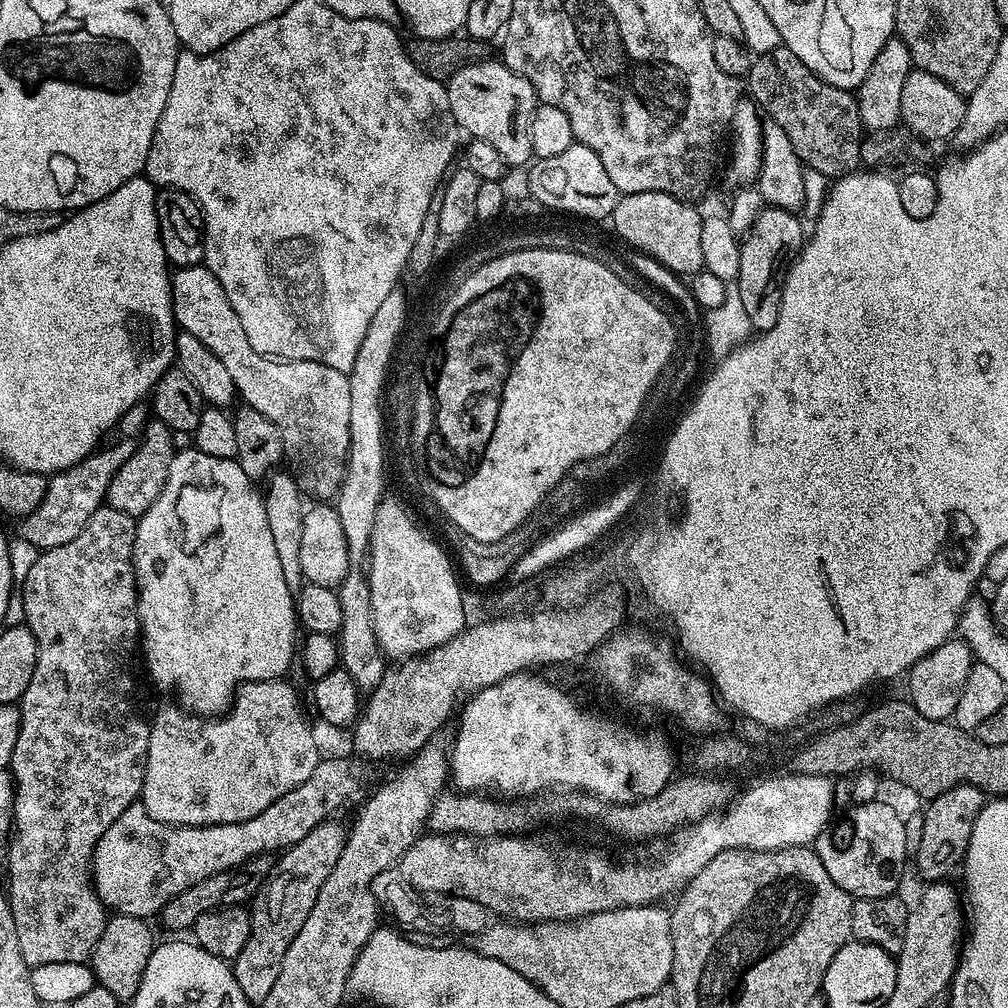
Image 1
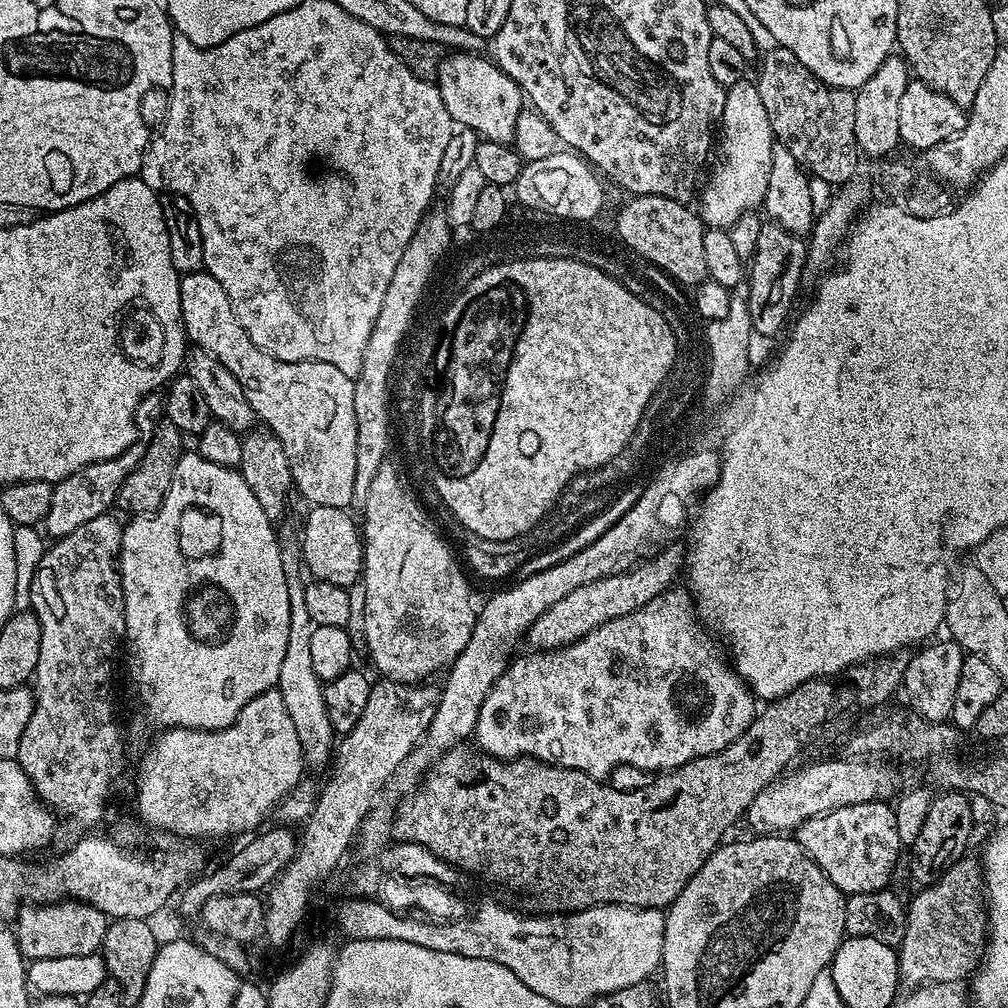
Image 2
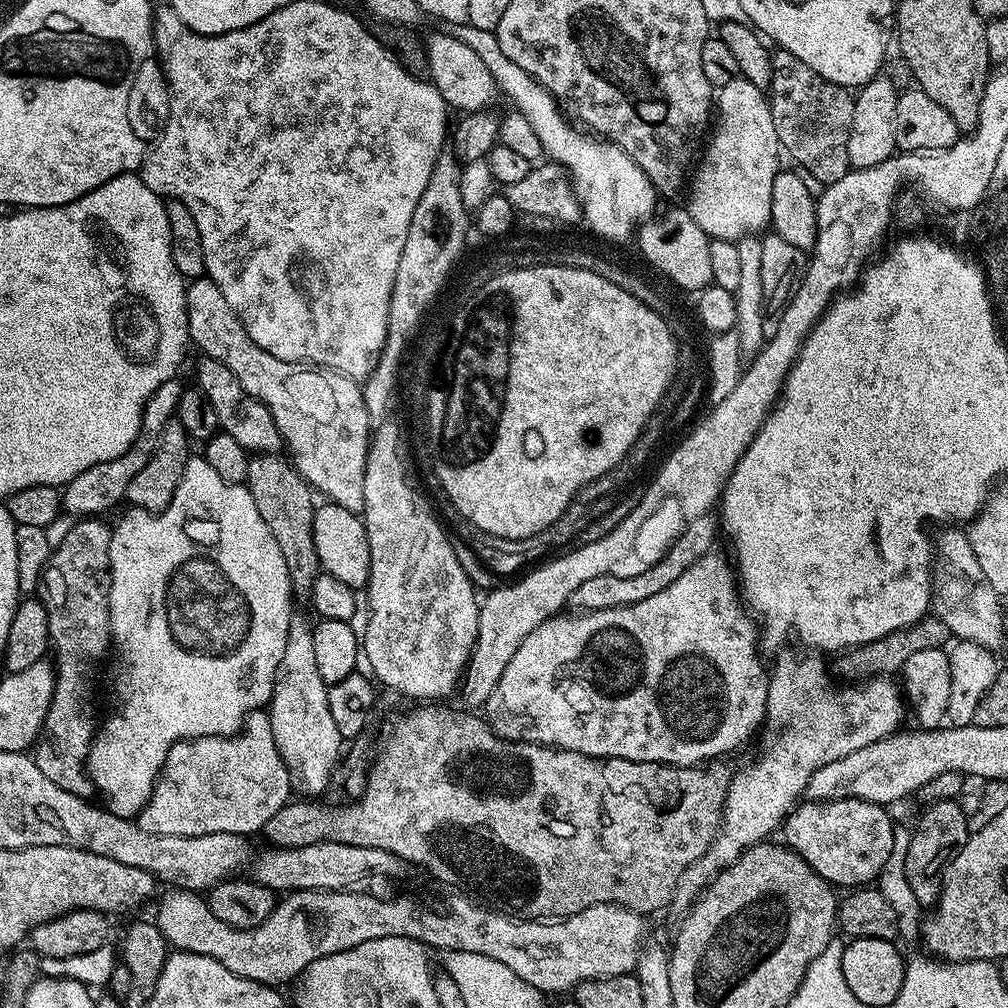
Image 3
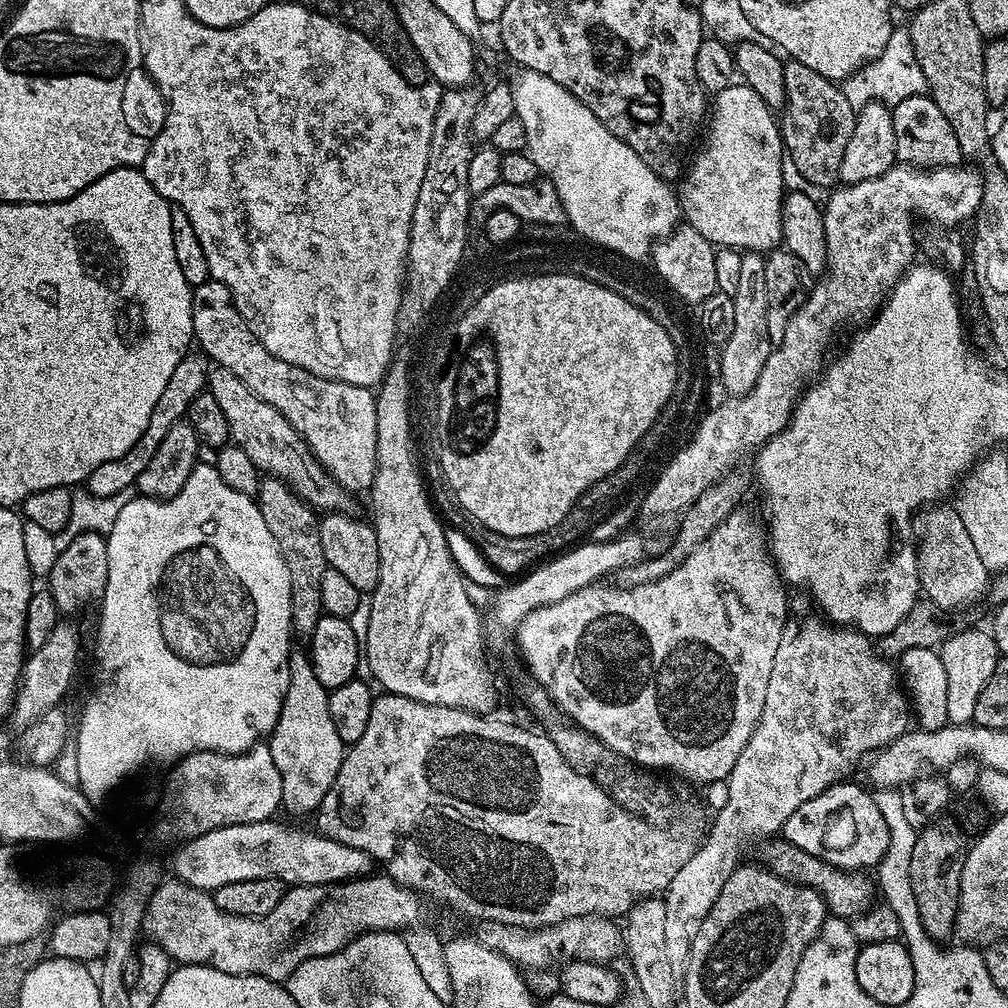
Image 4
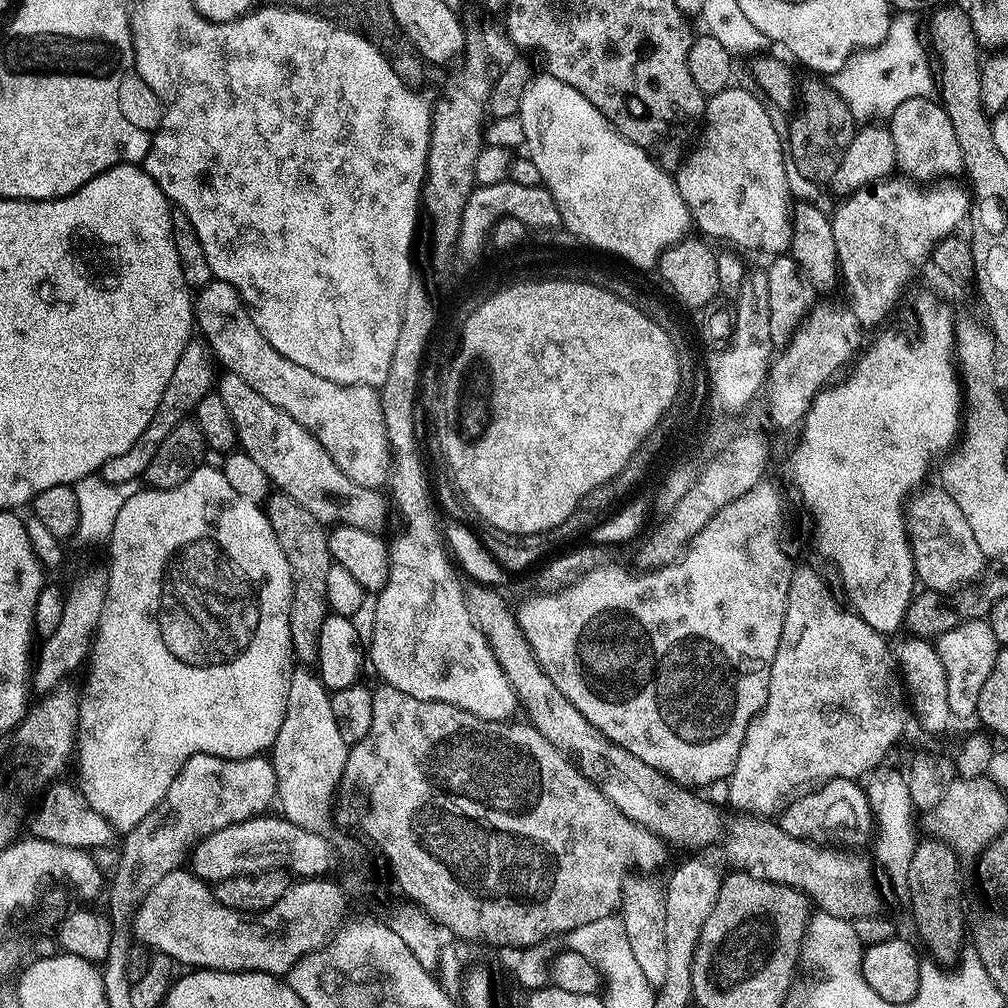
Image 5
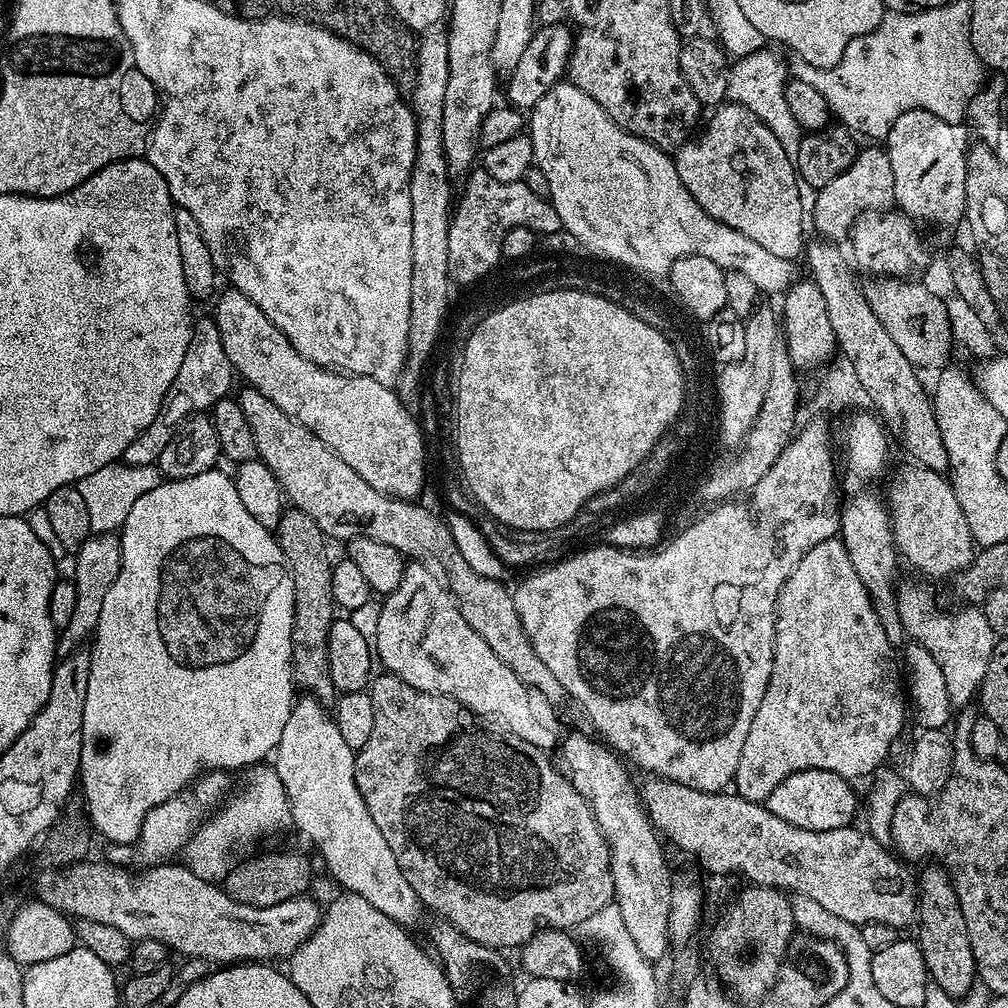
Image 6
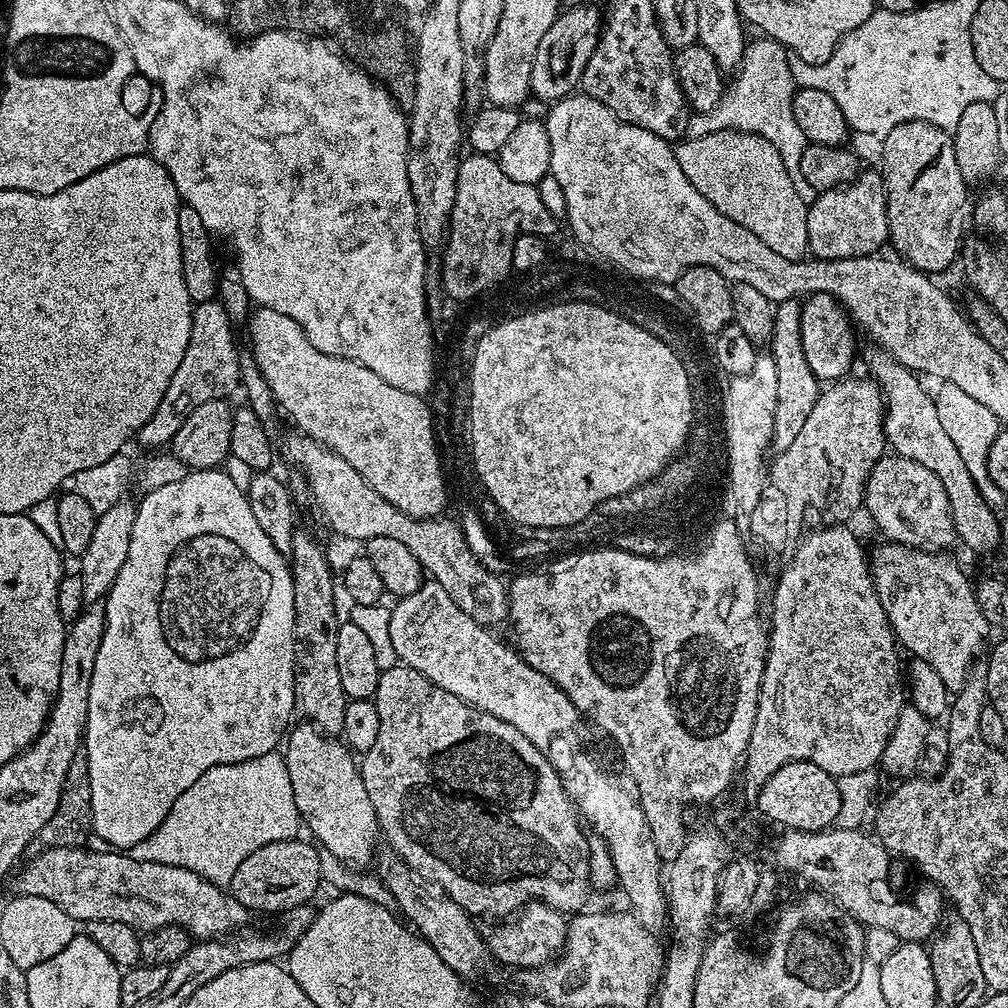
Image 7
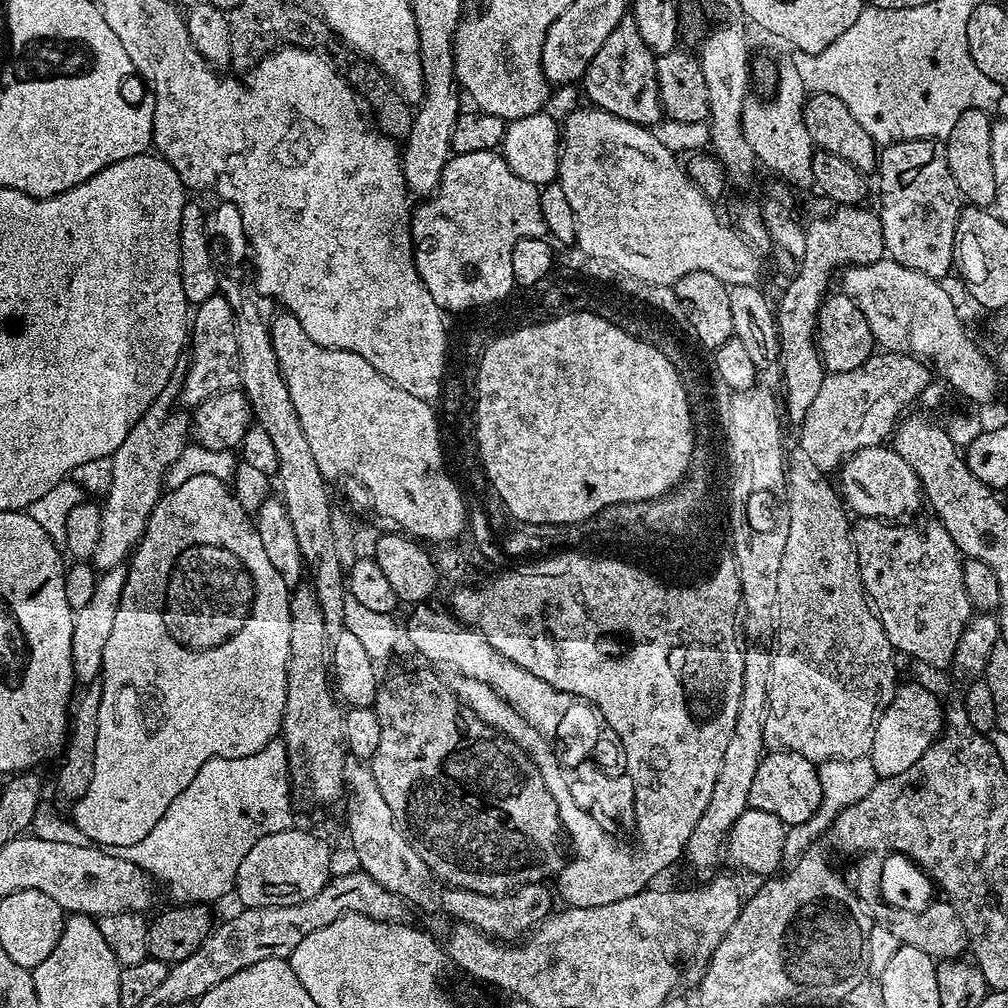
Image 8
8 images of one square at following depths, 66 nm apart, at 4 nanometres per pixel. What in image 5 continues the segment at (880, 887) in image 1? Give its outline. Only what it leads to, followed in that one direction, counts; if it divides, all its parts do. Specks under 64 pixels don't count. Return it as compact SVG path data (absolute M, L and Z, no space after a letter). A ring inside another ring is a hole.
M846 778L825 780L811 790L801 791L783 805L778 823L782 830L786 830L786 834L794 838L813 842L839 842L844 846L860 846L856 844L862 843L864 839L867 841L874 832L865 789L857 781Z

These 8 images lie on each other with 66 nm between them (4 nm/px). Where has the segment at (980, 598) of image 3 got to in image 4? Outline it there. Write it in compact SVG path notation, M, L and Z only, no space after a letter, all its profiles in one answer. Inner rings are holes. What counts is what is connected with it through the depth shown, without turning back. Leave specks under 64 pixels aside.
M925 506L917 511L912 522L912 535L918 541L918 574L920 591L929 600L933 600L941 610L960 608L963 604L972 604L989 590L990 573L982 566L974 542L970 542L970 533L962 526L962 518L955 507Z

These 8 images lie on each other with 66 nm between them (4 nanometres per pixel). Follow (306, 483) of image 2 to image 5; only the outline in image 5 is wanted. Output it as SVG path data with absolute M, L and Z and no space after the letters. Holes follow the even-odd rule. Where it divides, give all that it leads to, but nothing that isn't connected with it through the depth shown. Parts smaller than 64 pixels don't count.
M213 278L206 287L195 293L194 324L204 343L212 349L217 365L238 374L238 378L242 378L246 386L258 390L266 402L278 406L278 410L290 414L290 418L314 434L330 458L338 462L346 478L358 482L358 486L374 489L389 483L394 456L390 451L377 389L365 384L330 382L310 374L306 366L298 366L298 362L282 358L282 354L270 346L260 327L252 320L251 311L240 293L234 286L221 280Z

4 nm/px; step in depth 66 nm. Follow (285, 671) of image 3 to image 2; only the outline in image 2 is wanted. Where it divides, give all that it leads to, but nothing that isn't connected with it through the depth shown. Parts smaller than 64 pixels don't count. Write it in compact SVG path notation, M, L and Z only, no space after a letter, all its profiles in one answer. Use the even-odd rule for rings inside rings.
M306 582L296 588L296 592L287 592L290 599L290 631L287 638L286 655L282 658L282 670L278 670L276 688L282 694L282 702L286 702L286 710L298 734L305 761L309 764L324 763L330 750L334 748L334 733L327 717L323 681L314 673L311 657L311 635L314 634L316 623L307 613Z

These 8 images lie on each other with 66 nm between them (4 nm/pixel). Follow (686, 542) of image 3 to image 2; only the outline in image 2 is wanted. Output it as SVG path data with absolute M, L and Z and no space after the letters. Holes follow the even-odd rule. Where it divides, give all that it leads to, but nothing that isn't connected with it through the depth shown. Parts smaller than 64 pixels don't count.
M676 542L669 543L667 547L655 553L647 562L632 568L629 572L619 573L616 576L598 578L597 581L587 582L573 590L550 606L541 617L538 618L526 633L526 640L532 643L536 650L553 652L555 648L564 648L568 644L581 640L590 630L610 622L614 618L622 618L658 598L664 592L673 587L676 579L681 579L686 568L686 552L679 548Z

